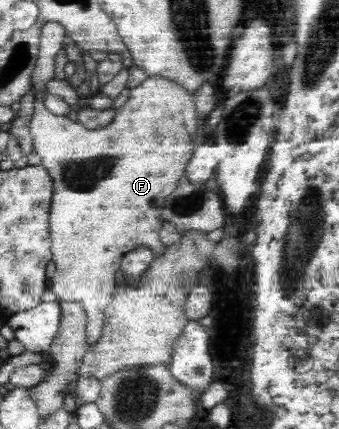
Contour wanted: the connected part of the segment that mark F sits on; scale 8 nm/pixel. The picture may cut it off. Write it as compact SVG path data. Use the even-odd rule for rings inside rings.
M147 76L129 91L125 103L114 110L113 121L101 129L90 130L68 117L51 113L44 103L35 102L30 121L34 157L53 182L48 229L52 260L56 272L52 279L58 302L78 302L86 311L86 338L93 345L103 329L104 310L115 291L115 273L123 256L136 247L151 249L154 256L167 252L159 241L164 219L161 209L166 198L177 188L195 149L195 131L201 121L196 112L193 92L161 76Z

